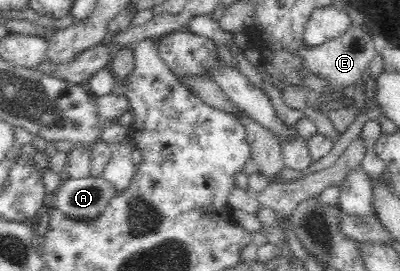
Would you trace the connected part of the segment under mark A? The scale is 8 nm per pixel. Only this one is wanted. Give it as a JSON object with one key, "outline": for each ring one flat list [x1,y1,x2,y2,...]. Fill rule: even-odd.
{"outline":[[70,177,53,194,55,208,77,221,89,221,100,216,120,191,108,179]]}

